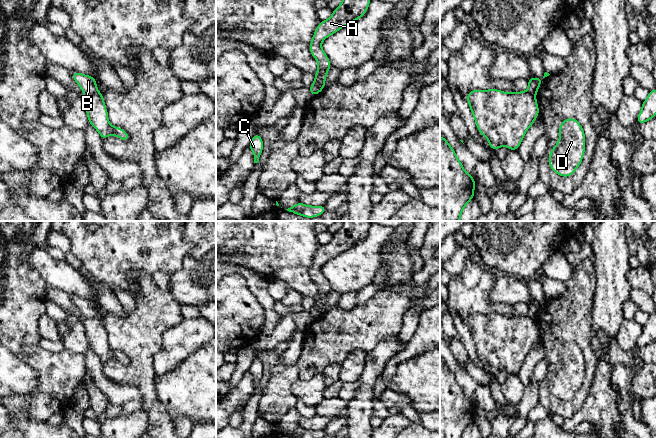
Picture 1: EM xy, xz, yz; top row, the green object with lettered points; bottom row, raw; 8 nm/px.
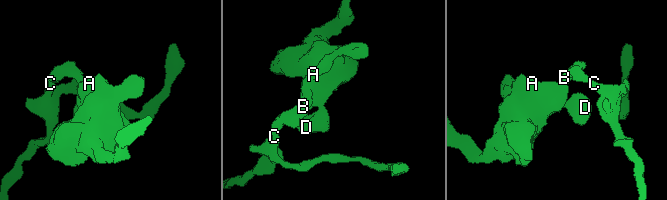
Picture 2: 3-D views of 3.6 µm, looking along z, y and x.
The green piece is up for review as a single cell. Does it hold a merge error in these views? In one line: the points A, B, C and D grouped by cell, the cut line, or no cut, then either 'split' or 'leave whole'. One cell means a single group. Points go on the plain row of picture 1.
A D / B C | xy (97, 315), (86, 318) | split

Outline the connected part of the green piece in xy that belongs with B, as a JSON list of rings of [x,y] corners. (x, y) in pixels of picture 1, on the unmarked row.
[[[71,296],[71,300],[85,318],[93,318],[98,316],[94,300],[87,300],[79,296]]]

